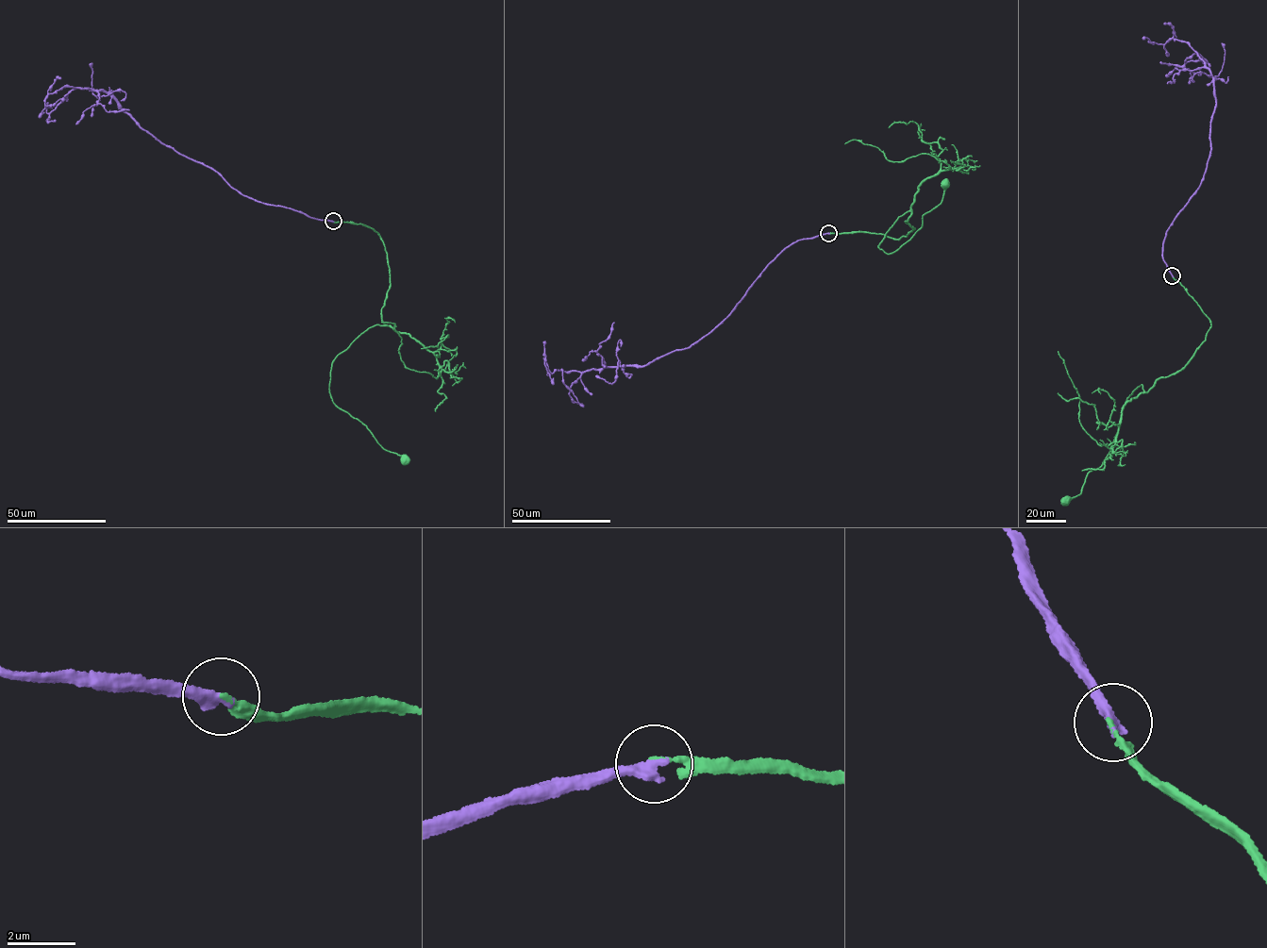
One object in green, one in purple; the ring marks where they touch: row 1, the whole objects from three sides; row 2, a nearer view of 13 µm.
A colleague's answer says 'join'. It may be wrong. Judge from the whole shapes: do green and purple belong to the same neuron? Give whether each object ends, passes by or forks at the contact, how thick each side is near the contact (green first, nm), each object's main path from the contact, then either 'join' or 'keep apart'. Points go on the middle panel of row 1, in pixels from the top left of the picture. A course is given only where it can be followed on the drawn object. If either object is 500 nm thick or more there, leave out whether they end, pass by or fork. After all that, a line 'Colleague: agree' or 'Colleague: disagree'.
green ends there; purple ends there; 150 nm thick on the green side, 360 nm on the other; green runs (828, 232), (898, 240), (914, 229), (905, 222), (909, 211), (878, 246), (891, 254), (941, 203), (945, 184); purple runs (828, 233), (784, 248), (709, 333), (644, 365), (548, 374), (544, 340); join
Colleague: agree

